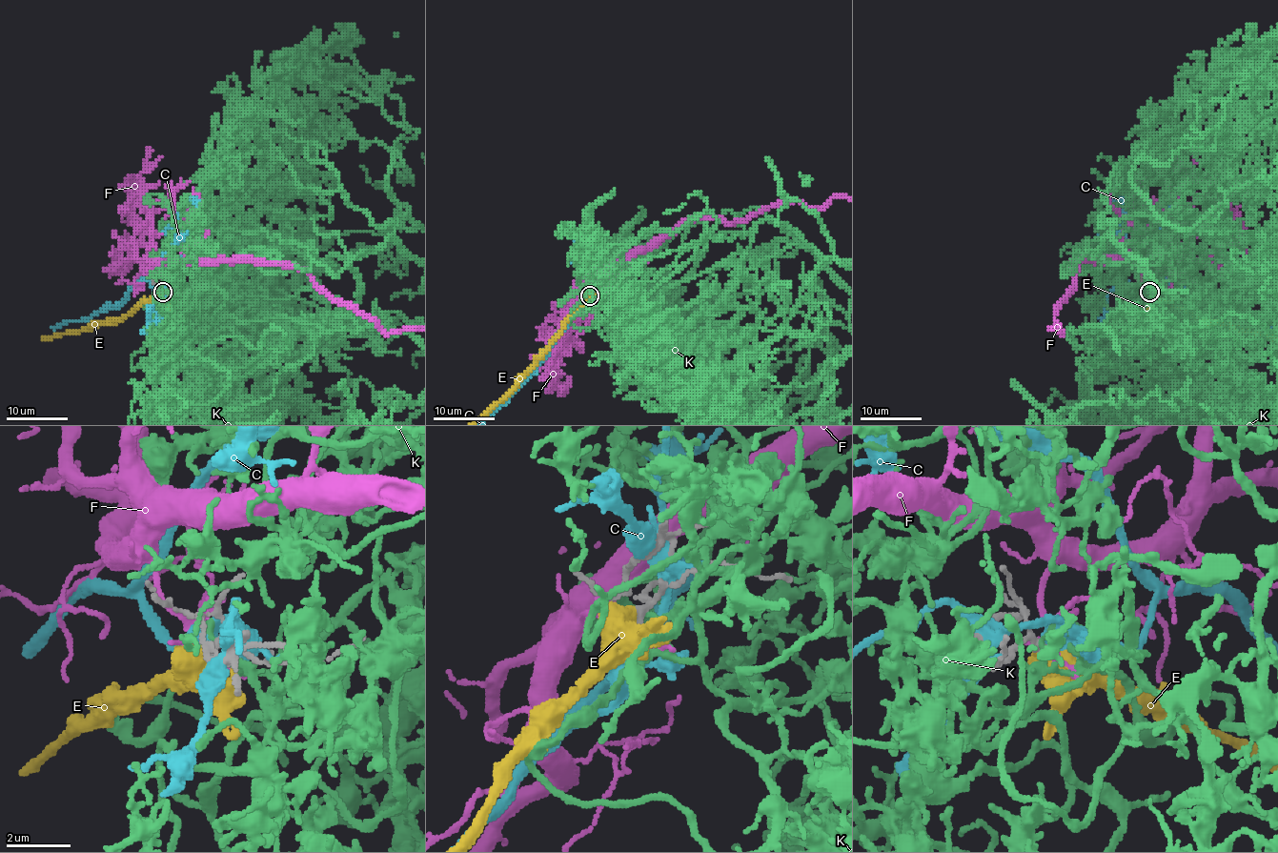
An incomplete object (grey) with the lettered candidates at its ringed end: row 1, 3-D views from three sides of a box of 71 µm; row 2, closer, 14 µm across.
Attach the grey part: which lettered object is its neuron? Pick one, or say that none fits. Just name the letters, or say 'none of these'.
none of these

